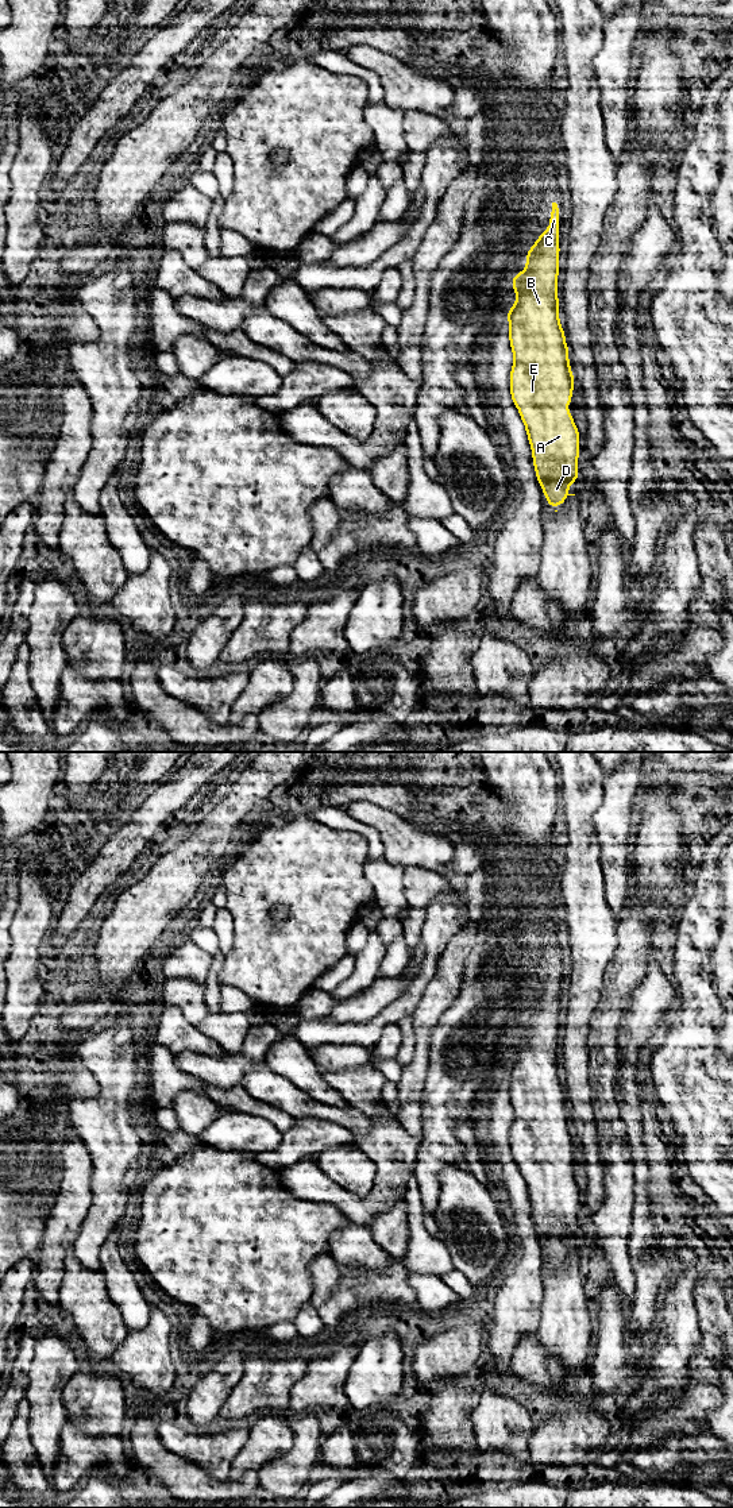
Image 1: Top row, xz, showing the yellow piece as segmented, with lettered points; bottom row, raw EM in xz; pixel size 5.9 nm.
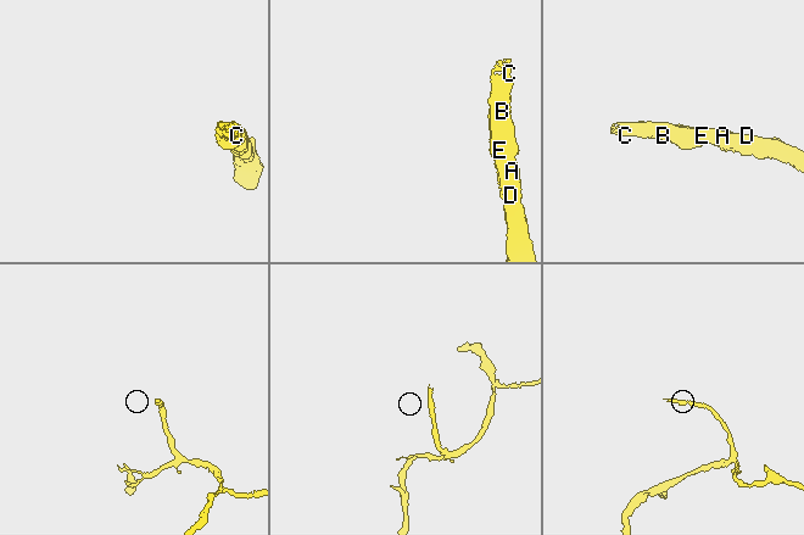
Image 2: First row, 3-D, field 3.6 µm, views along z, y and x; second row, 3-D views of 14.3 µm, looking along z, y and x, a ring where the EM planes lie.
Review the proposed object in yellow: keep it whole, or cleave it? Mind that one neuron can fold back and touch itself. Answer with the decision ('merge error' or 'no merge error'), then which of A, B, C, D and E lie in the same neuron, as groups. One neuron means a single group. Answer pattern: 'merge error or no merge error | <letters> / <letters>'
no merge error | A B C D E

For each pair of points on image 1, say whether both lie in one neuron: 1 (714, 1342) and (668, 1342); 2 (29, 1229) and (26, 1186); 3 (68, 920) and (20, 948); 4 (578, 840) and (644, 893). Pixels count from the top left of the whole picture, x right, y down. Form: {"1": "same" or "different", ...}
{"1": "different", "2": "same", "3": "different", "4": "different"}

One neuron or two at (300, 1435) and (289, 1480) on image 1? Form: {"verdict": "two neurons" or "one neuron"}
{"verdict": "one neuron"}

